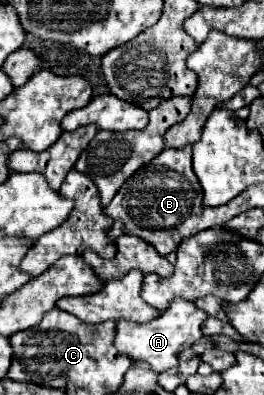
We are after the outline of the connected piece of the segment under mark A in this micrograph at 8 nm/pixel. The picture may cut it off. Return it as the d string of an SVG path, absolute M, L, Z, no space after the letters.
M172 300L166 310L162 310L154 320L138 324L138 322L126 322L118 320L116 322L116 338L114 346L118 352L128 354L134 362L146 362L154 372L170 370L178 366L178 354L186 348L190 348L196 340L202 338L202 322L208 318L206 312L196 308L188 300Z

